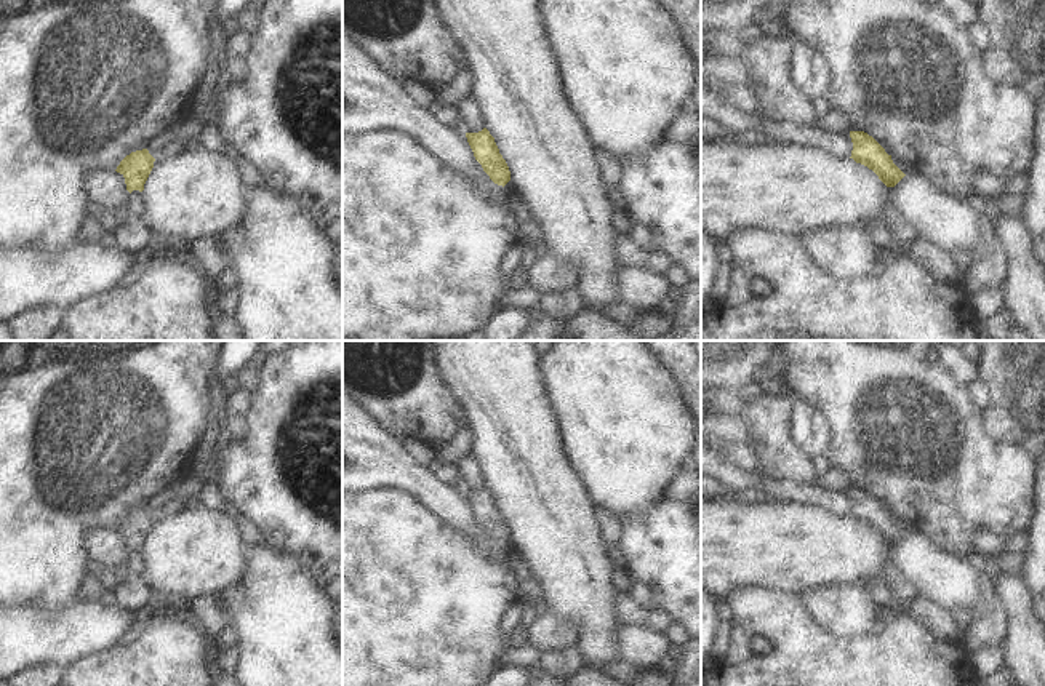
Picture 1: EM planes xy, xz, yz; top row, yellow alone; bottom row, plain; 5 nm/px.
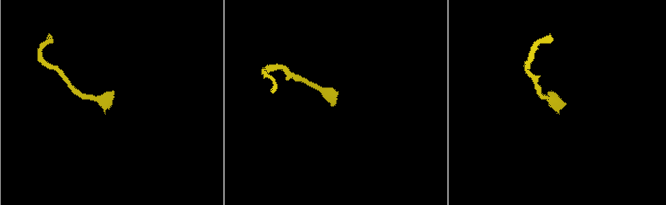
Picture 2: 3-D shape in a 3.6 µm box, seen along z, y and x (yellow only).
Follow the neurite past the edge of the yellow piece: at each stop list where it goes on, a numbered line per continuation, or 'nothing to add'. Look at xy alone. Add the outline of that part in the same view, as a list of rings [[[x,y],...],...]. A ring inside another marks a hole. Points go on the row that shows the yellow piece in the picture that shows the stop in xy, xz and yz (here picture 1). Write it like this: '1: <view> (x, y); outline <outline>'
1: xy (136, 202); outline [[[133,190],[130,198],[130,213],[134,216],[146,216],[144,192]]]

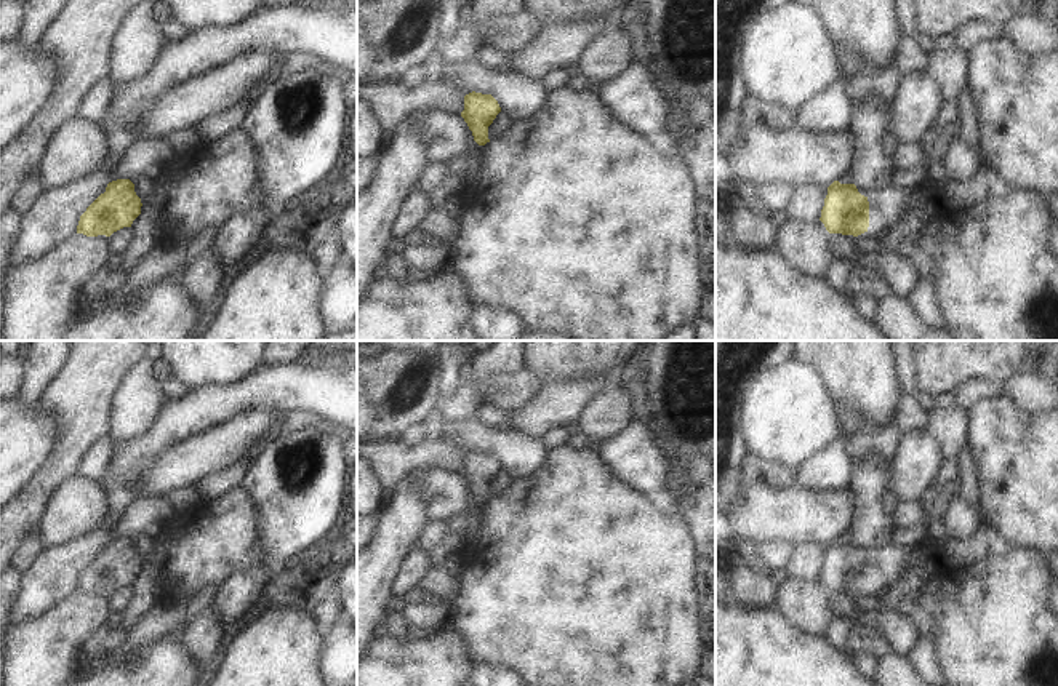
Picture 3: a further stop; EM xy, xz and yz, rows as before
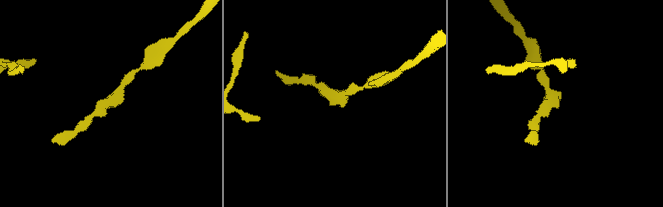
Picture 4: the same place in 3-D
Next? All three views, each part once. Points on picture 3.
1: yz (887, 205); outline [[[885,185],[874,189],[868,195],[869,201],[869,227],[868,233],[874,238],[888,230],[916,201],[916,193],[908,189]]]

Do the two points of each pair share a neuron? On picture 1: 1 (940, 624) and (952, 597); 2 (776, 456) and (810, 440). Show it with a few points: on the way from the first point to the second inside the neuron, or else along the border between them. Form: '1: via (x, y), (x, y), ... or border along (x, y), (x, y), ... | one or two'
1: border along (920, 594), (949, 611) | two
2: border along (792, 408), (792, 438), (813, 458) | two

